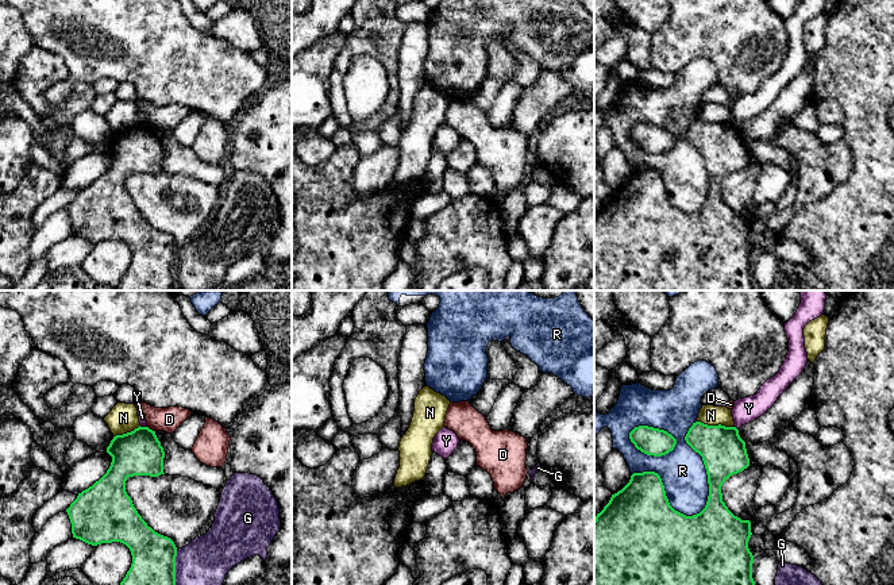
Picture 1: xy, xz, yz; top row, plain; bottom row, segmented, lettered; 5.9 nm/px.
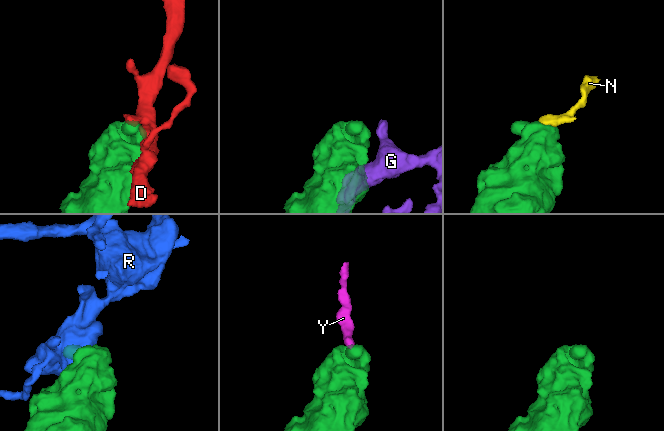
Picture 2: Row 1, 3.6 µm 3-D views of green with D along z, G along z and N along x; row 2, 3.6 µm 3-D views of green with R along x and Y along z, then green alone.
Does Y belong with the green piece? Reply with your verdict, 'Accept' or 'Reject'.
Reject

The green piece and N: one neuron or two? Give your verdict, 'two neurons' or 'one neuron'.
two neurons

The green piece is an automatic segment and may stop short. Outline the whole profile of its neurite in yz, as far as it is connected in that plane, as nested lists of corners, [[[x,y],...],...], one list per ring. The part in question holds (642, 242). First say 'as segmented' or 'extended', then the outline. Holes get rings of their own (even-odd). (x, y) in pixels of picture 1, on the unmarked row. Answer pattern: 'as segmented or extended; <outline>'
as segmented; [[[693,120],[686,141],[702,154],[709,181],[705,205],[693,213],[675,208],[655,169],[633,170],[629,180],[594,216],[594,290],[756,290],[752,276],[754,253],[748,246],[751,219],[735,213],[722,199],[721,184],[733,172],[750,163],[745,139],[736,124]]]

